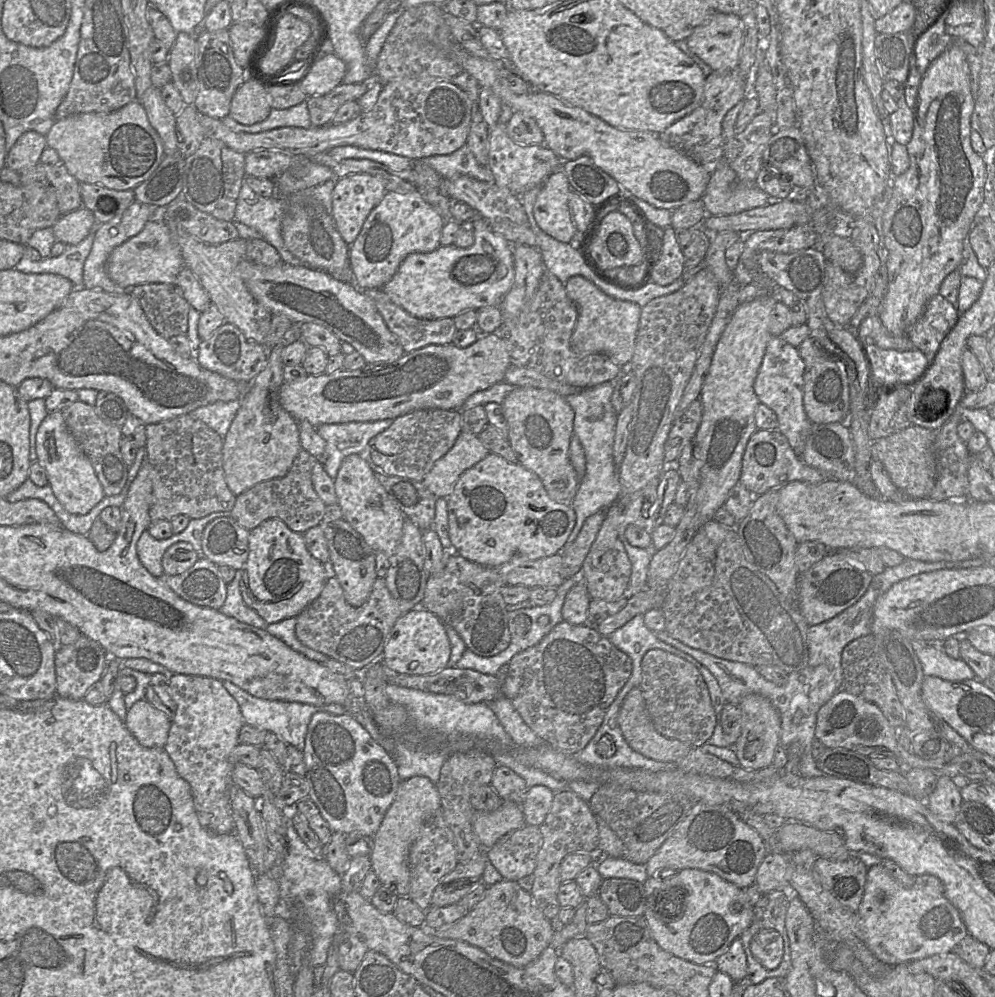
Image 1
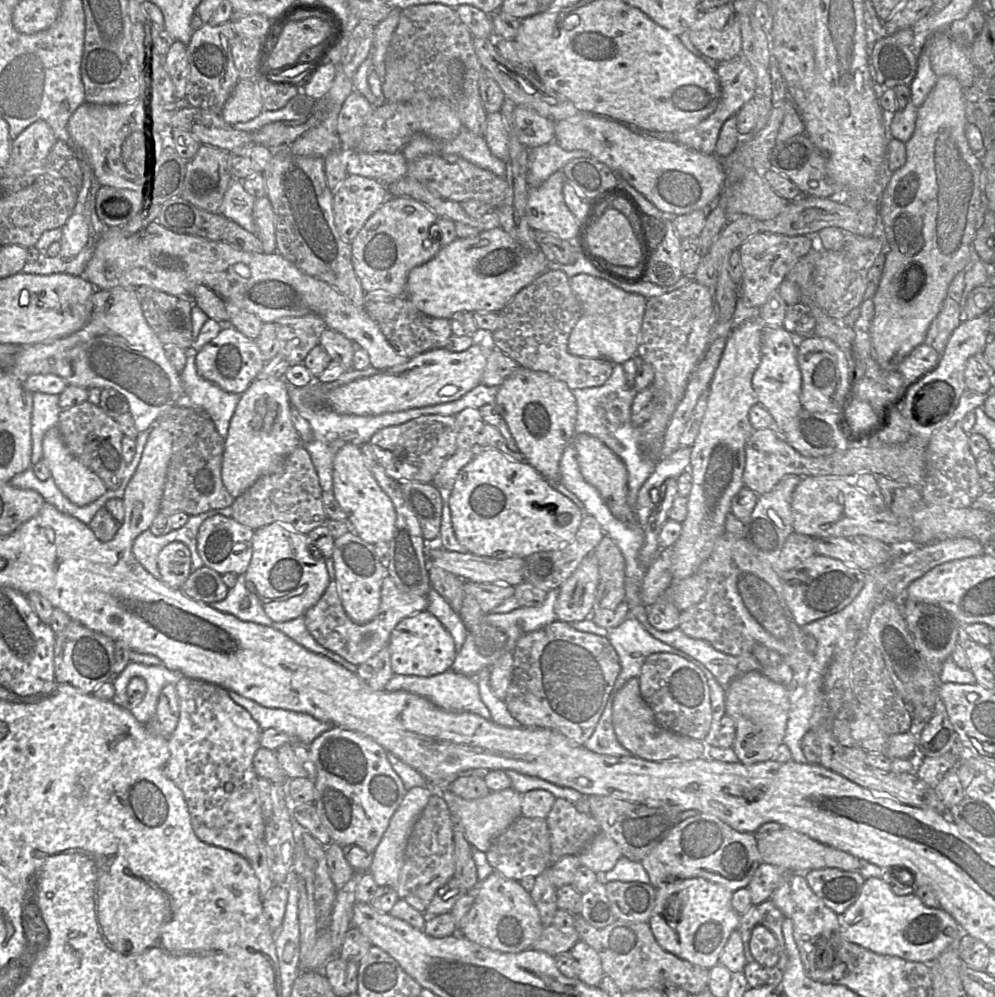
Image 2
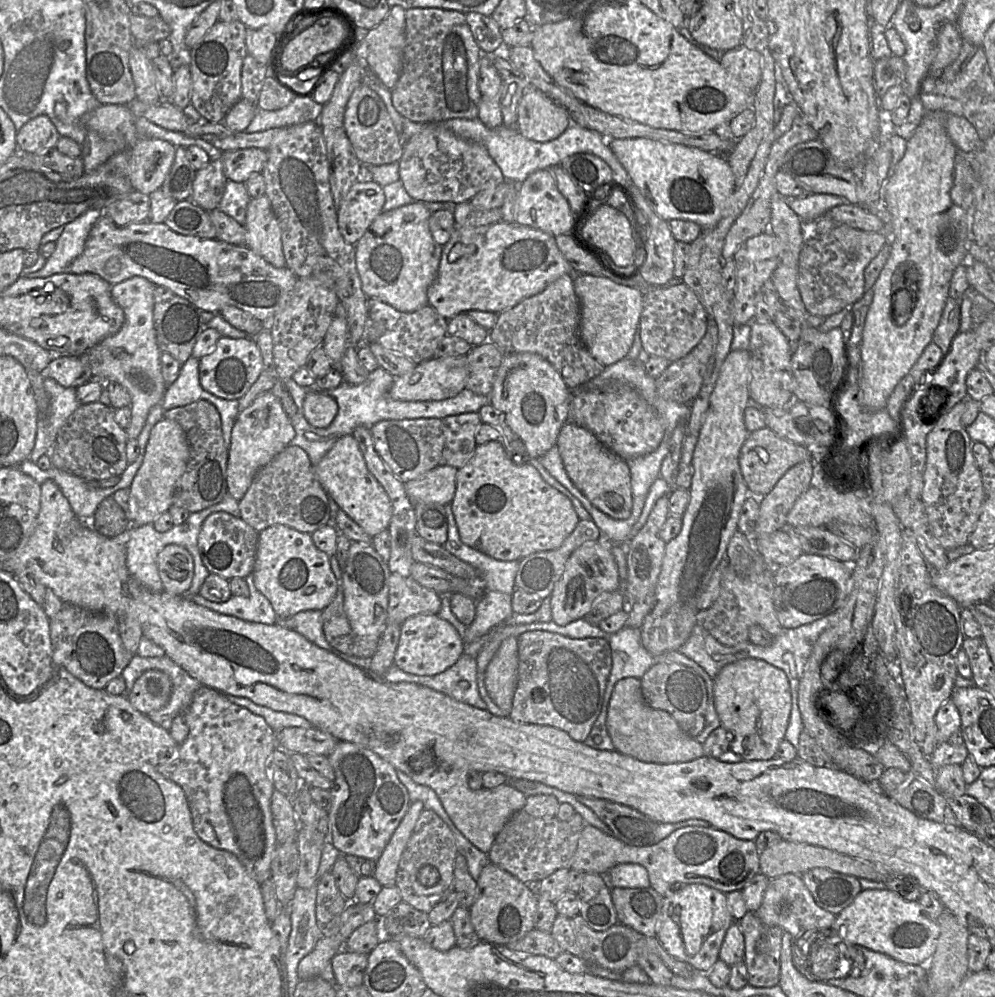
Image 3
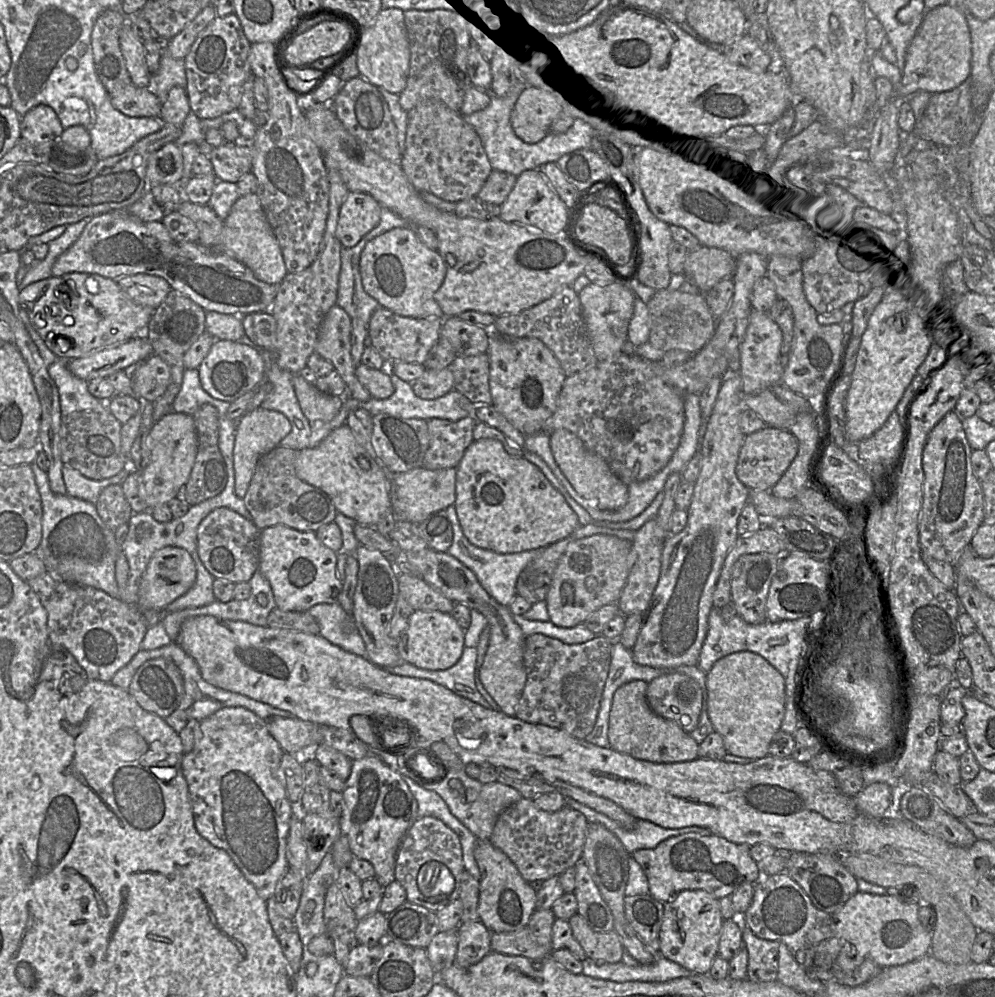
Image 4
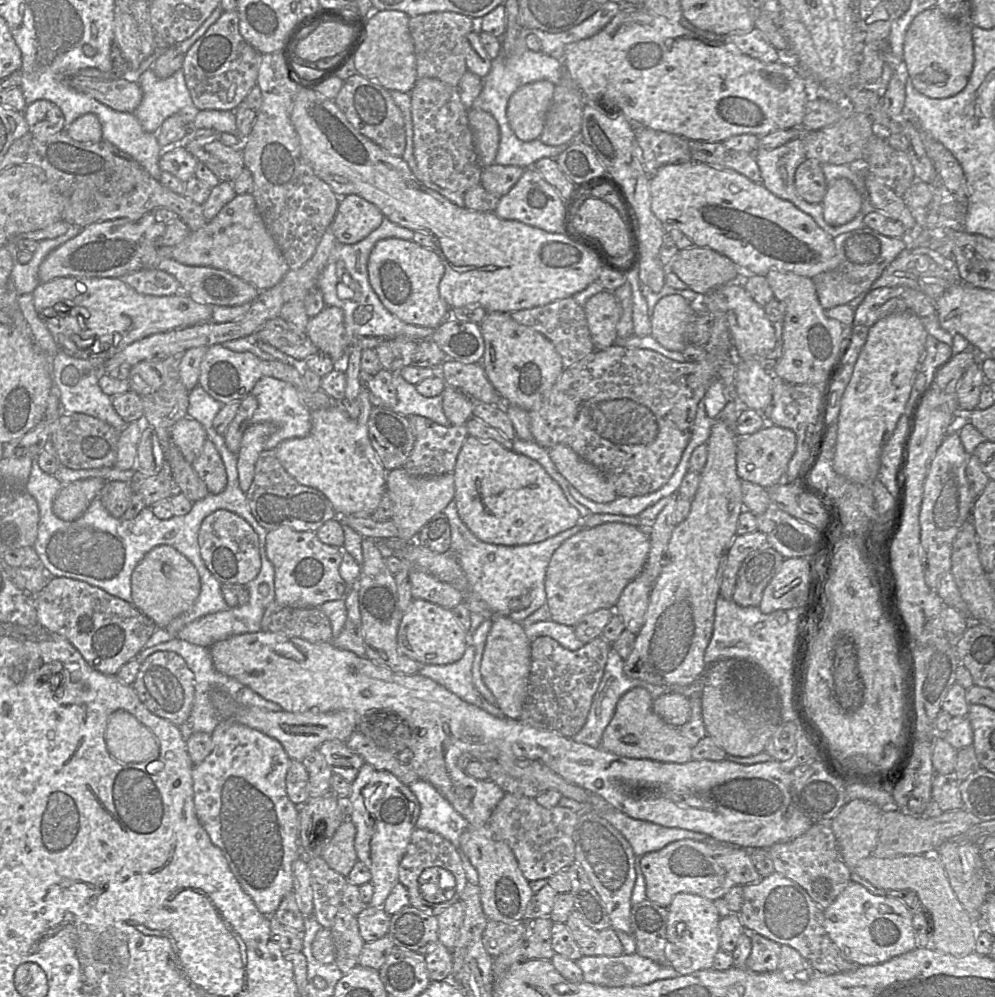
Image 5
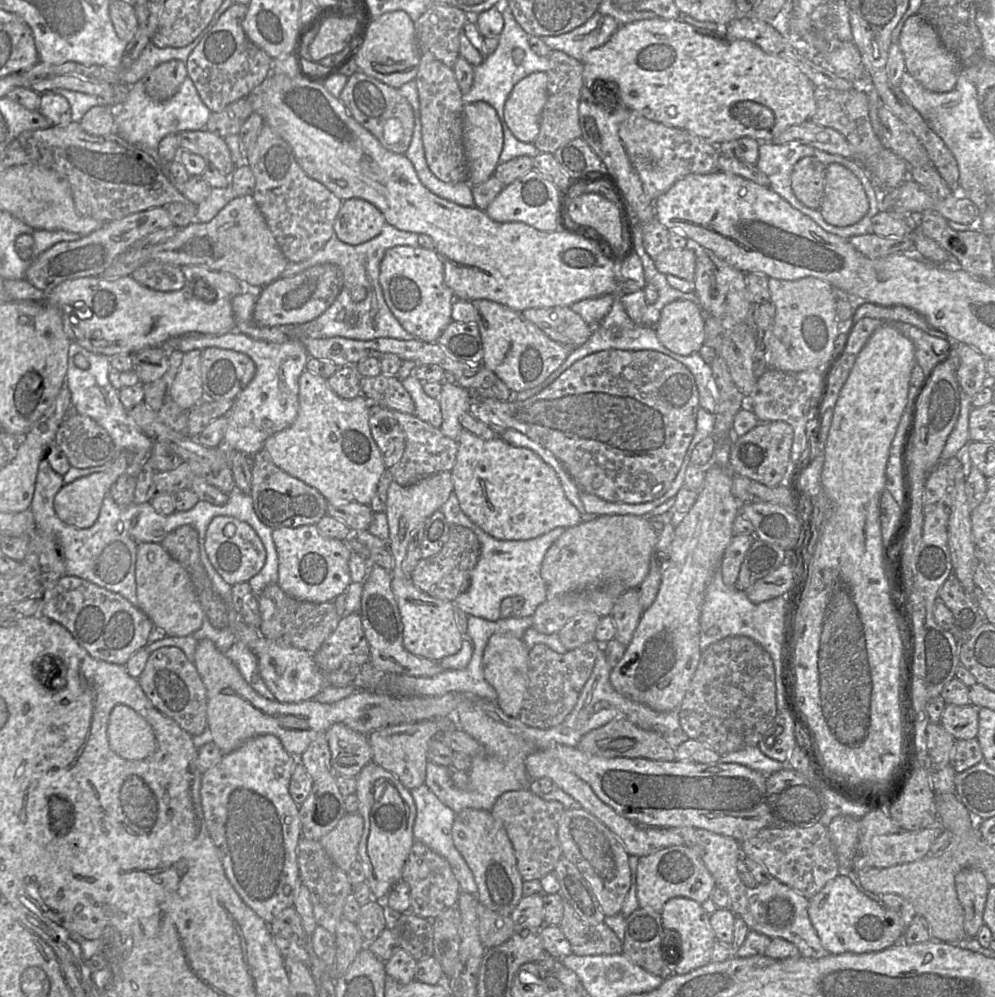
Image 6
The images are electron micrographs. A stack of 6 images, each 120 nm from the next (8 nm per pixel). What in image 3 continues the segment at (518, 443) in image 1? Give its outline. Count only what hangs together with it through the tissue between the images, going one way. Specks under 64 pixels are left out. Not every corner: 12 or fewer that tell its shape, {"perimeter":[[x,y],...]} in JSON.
{"perimeter":[[505,353],[489,403],[538,459],[571,389],[543,357]]}

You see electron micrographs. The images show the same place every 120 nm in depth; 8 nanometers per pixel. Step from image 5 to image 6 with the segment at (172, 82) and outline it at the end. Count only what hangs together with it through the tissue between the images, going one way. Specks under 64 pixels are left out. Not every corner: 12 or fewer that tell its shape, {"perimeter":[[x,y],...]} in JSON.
{"perimeter":[[189,76],[163,102],[143,80],[115,110],[115,133],[157,149],[204,130],[211,111]]}

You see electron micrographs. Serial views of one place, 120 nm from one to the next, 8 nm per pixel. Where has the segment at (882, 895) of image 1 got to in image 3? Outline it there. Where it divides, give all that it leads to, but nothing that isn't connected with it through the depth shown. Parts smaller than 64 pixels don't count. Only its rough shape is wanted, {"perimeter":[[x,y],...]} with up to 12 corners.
{"perimeter":[[888,889],[862,890],[821,941],[825,974],[861,945],[914,965],[930,961],[940,928],[918,901]]}

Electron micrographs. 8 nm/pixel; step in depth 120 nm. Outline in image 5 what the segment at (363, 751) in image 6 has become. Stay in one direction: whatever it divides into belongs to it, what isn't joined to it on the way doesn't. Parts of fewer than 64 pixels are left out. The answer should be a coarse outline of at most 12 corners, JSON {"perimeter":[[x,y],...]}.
{"perimeter":[[343,741],[318,747],[333,773],[349,783],[365,763]]}

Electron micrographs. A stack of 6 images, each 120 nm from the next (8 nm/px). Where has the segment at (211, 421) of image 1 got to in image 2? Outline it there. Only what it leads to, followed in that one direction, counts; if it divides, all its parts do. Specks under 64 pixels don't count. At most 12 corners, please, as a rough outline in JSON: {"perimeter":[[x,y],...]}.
{"perimeter":[[186,350],[176,406],[202,408],[226,438],[240,395],[201,377]]}

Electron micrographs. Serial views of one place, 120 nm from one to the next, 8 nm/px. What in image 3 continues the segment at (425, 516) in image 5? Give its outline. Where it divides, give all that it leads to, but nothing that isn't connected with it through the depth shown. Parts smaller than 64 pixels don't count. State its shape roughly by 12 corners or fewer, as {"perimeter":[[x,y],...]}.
{"perimeter":[[438,465],[404,483],[416,503],[450,504],[457,470]]}

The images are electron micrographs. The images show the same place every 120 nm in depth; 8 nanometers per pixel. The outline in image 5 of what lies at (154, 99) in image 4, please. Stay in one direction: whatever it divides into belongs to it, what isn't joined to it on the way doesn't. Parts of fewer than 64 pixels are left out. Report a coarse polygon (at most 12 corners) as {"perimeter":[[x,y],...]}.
{"perimeter":[[72,76],[65,85],[120,112],[133,113],[139,83]]}

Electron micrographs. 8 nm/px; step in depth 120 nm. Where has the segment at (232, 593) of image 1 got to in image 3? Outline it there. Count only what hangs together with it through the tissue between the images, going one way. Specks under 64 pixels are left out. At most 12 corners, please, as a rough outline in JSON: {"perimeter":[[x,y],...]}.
{"perimeter":[[250,575],[248,596],[231,595],[221,603],[198,594],[198,605],[245,621],[269,625],[279,618],[269,600],[255,592]]}

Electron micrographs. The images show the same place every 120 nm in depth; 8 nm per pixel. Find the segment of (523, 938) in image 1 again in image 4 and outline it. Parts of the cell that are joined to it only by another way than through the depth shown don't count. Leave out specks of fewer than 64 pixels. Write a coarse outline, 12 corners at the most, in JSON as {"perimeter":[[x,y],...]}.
{"perimeter":[[478,840],[478,915],[492,933],[527,926],[536,893]]}

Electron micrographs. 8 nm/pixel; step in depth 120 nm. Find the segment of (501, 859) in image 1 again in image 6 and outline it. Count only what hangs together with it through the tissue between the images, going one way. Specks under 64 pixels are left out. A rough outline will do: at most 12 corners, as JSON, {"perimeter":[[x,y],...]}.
{"perimeter":[[507,791],[491,814],[506,830],[523,881],[562,856],[565,807]]}

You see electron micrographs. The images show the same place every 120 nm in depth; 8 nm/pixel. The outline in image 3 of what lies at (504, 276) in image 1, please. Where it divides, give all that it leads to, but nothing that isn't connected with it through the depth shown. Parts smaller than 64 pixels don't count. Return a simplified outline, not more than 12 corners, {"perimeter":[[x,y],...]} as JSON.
{"perimeter":[[456,226],[428,305],[499,314],[571,270],[555,237]]}

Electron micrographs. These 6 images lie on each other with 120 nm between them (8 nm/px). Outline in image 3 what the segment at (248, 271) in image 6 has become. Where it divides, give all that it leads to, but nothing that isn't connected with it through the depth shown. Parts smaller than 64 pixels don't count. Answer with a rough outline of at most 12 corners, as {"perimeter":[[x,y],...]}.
{"perimeter":[[251,198],[245,245],[276,268],[286,266],[269,198]]}

